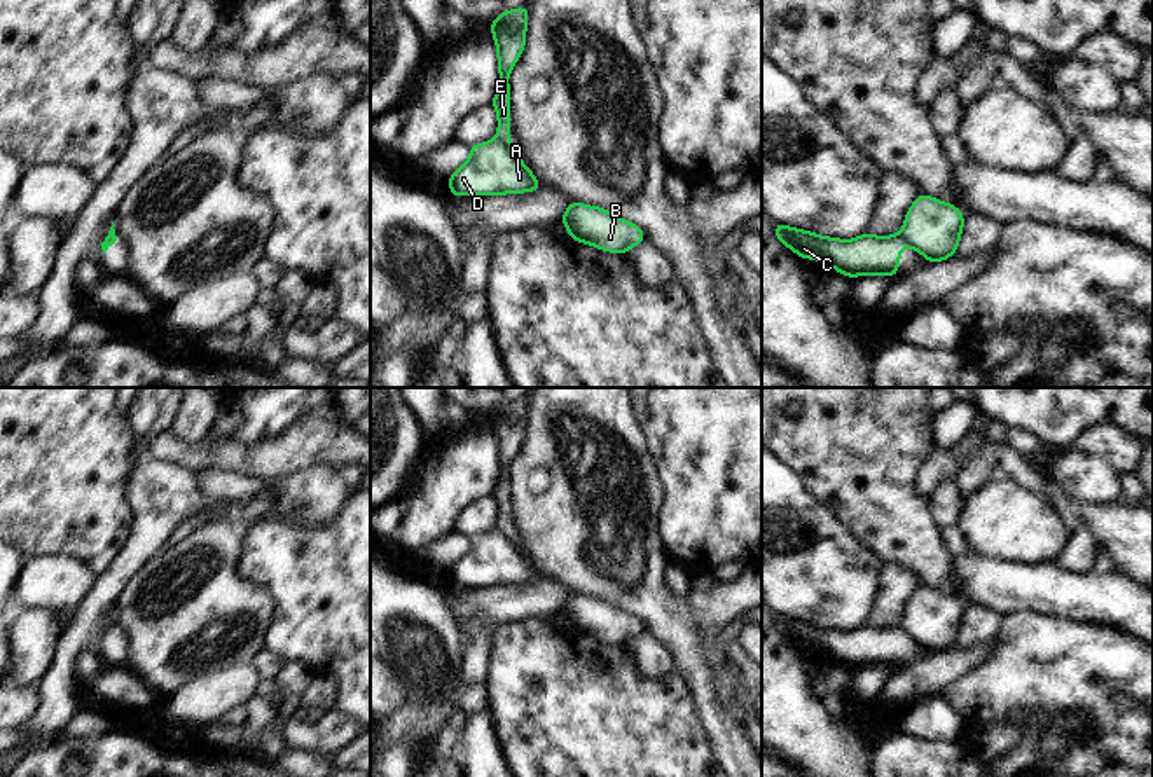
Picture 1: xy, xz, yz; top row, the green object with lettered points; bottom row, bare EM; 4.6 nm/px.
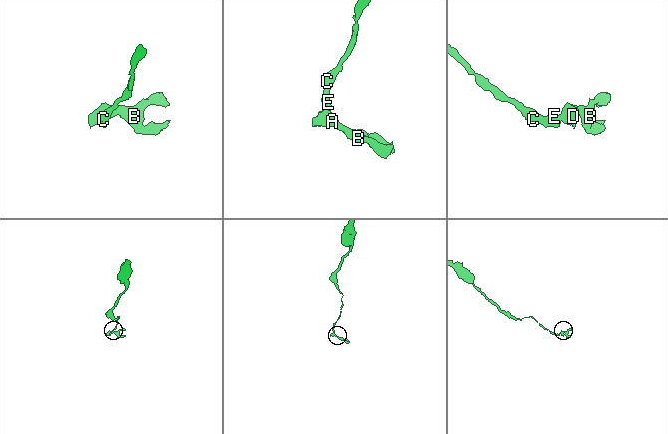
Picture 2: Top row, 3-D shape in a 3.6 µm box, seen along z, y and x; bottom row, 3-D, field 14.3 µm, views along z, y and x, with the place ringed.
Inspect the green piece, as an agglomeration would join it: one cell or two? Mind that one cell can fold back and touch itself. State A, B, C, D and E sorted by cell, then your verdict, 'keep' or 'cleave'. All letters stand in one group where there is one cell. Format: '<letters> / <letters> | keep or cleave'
A B D / C E | cleave

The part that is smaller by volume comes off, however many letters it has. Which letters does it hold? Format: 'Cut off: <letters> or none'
Cut off: A, B, D

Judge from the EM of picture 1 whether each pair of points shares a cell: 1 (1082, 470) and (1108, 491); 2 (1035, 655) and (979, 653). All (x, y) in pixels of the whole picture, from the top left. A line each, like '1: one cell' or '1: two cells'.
1: one cell
2: two cells

